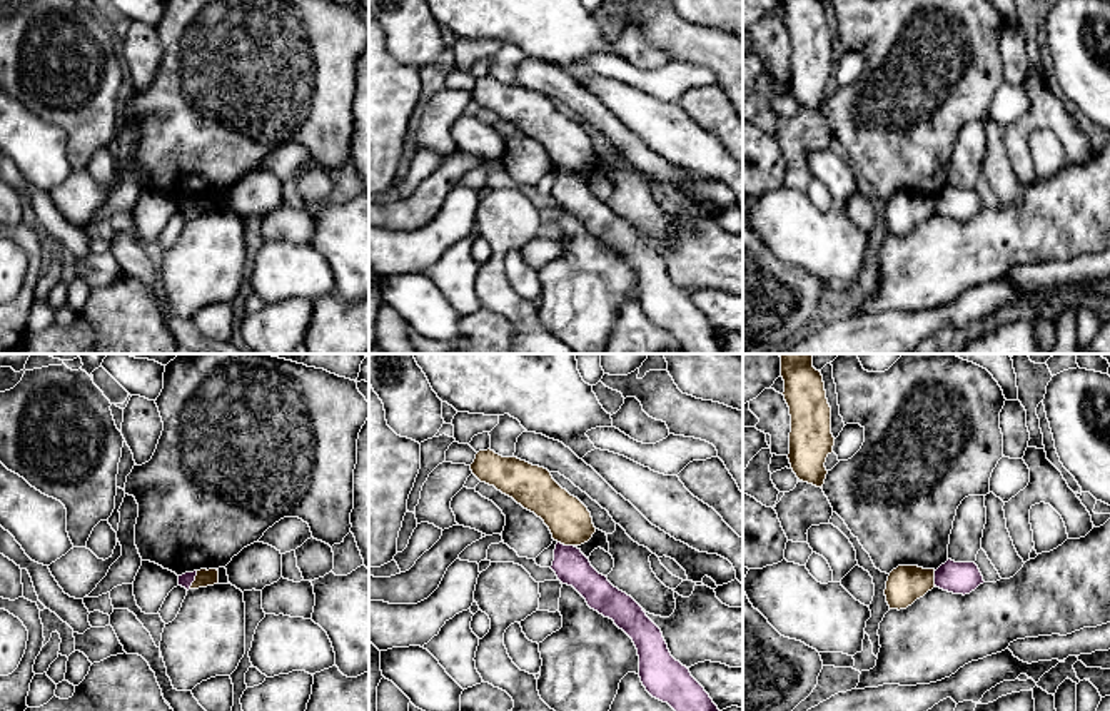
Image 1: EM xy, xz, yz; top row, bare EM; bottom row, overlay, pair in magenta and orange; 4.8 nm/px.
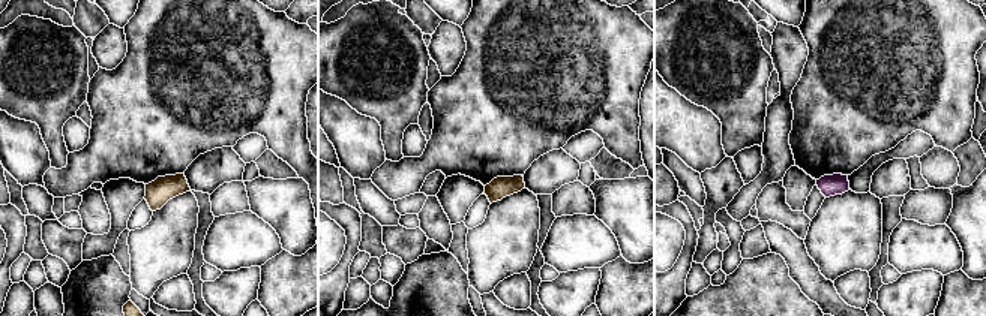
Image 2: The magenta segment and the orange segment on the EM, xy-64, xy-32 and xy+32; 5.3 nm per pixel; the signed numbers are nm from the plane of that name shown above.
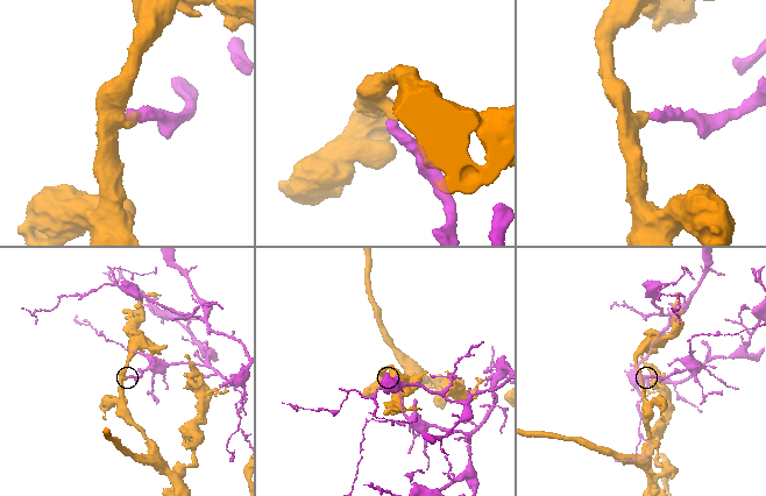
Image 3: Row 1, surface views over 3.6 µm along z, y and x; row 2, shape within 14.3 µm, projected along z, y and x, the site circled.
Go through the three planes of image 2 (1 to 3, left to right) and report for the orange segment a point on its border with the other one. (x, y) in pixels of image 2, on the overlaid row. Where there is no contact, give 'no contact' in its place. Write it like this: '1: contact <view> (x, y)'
1: no contact
2: no contact
3: no contact

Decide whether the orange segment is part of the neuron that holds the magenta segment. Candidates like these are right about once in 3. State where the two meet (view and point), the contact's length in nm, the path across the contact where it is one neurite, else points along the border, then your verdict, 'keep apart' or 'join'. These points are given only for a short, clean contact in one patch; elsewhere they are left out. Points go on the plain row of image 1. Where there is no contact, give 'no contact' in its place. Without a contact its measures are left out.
meets magenta in xy at (194, 206); contact 100 nm long; border along xy (197, 197), (189, 214); keep apart

